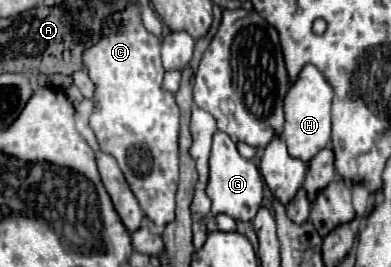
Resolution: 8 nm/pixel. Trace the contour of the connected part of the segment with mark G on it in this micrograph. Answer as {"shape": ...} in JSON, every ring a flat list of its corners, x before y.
{"shape":[[220,130,214,134,212,140,212,156,210,156,210,180,206,192,212,200,212,214,228,214,234,220,252,220,262,206,264,198,264,180,256,166,256,162,246,160,238,154,236,144,228,134]]}

